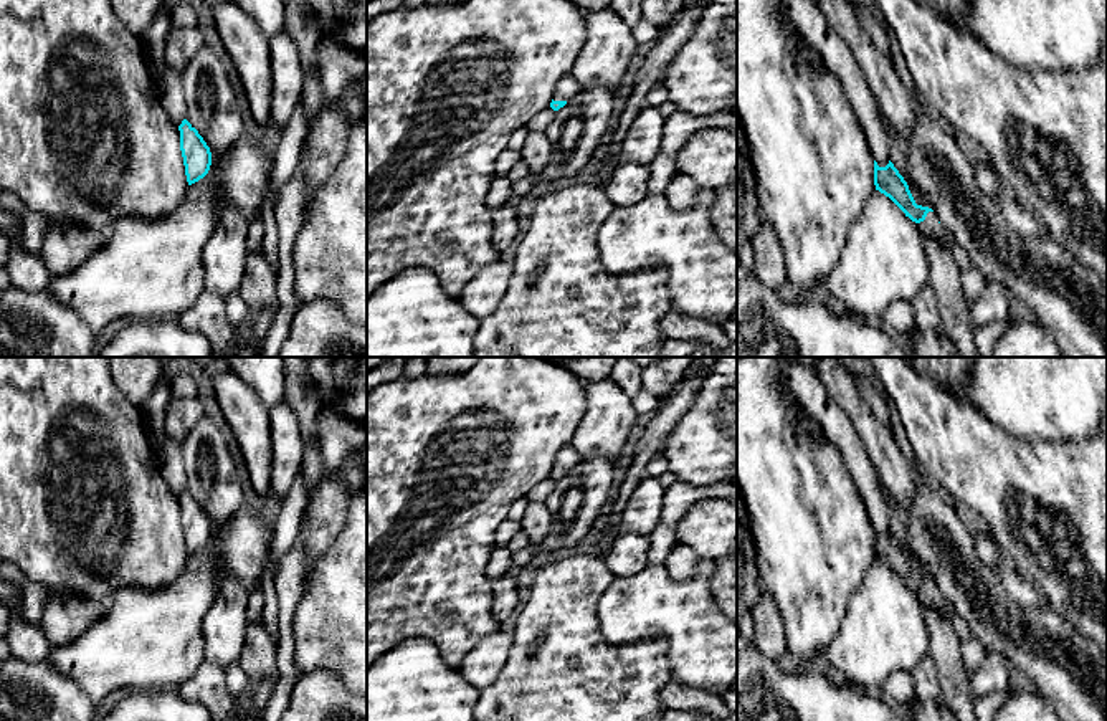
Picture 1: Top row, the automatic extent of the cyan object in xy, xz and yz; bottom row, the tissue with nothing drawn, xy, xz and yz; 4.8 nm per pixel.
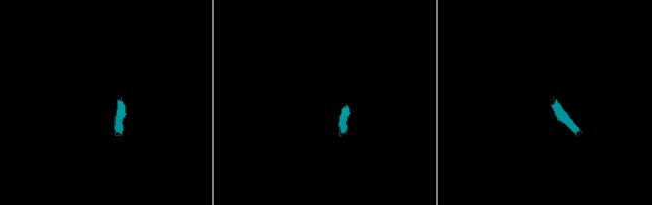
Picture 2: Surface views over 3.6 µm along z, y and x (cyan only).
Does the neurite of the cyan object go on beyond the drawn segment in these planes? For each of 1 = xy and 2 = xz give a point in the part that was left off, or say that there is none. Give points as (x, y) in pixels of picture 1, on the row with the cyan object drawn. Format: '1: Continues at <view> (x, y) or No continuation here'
1: No continuation here
2: Continues at xz (567, 86)

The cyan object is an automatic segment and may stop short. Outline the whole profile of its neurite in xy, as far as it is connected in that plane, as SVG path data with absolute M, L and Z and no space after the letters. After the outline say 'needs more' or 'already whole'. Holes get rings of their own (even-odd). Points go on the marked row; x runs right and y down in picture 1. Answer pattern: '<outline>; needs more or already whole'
M187 119L182 121L178 131L185 175L188 185L192 185L208 174L211 152L198 131Z; already whole

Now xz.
M572 73L565 74L555 86L555 93L550 103L554 111L558 111L567 104L567 101L580 91L580 84L572 76Z; needs more

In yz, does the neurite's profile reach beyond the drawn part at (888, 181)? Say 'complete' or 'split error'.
split error

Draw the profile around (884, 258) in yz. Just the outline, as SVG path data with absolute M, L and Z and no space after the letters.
M874 190L823 284L846 311L877 326L892 303L912 301L929 284L929 275L930 260L919 225Z

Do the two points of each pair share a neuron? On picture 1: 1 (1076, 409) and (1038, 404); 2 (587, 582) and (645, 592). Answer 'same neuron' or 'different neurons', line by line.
1: same neuron
2: different neurons

